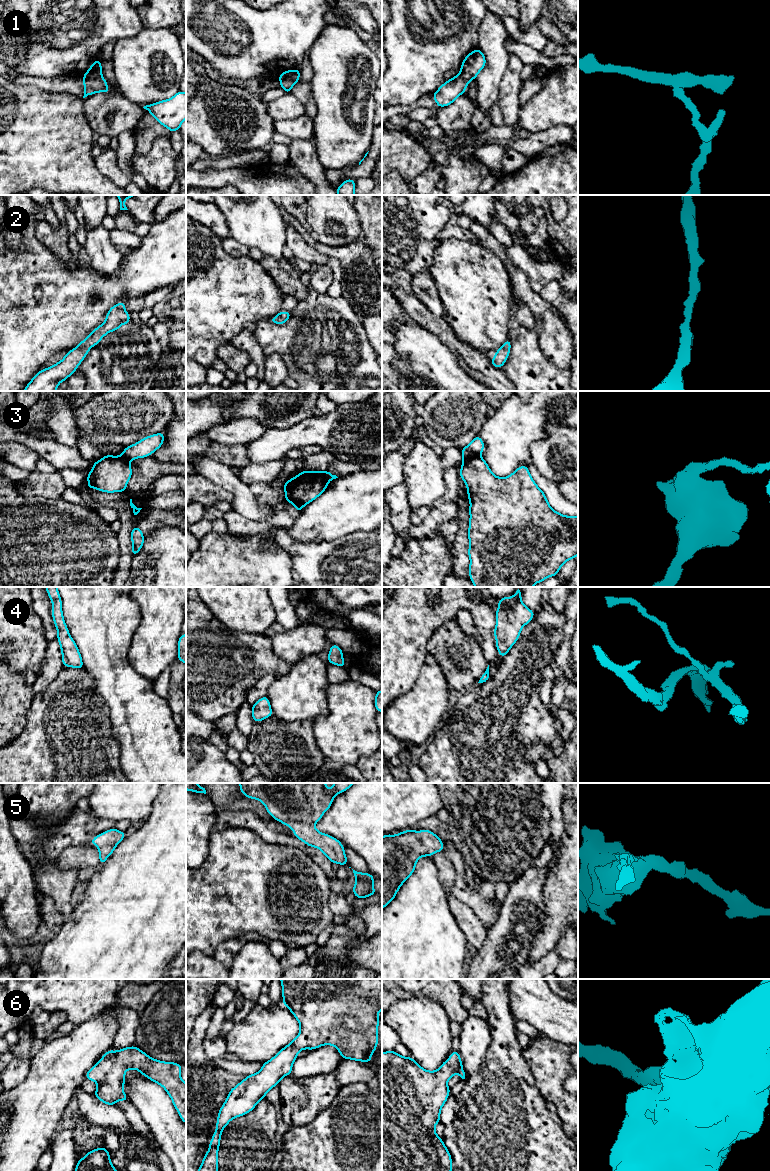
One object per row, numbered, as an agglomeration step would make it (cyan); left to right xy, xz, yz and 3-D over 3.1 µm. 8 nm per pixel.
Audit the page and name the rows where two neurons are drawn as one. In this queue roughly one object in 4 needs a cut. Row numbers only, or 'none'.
1, 3

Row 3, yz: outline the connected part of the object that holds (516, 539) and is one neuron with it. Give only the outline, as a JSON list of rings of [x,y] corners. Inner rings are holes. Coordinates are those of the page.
[[[475,455],[462,460],[459,474],[461,479],[466,483],[468,499],[470,501],[470,520],[468,529],[468,556],[470,558],[469,577],[475,587],[532,587],[538,582],[543,582],[550,576],[557,576],[560,568],[566,561],[576,558],[578,555],[578,516],[565,516],[554,511],[549,505],[544,492],[532,479],[527,466],[523,465],[518,467],[507,477],[497,477],[491,472],[486,461],[480,455]]]

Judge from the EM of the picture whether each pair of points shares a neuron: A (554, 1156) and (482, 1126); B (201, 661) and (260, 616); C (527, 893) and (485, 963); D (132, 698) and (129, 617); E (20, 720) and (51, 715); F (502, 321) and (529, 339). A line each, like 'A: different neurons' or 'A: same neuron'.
A: same neuron
B: different neurons
C: same neuron
D: same neuron
E: different neurons
F: different neurons

